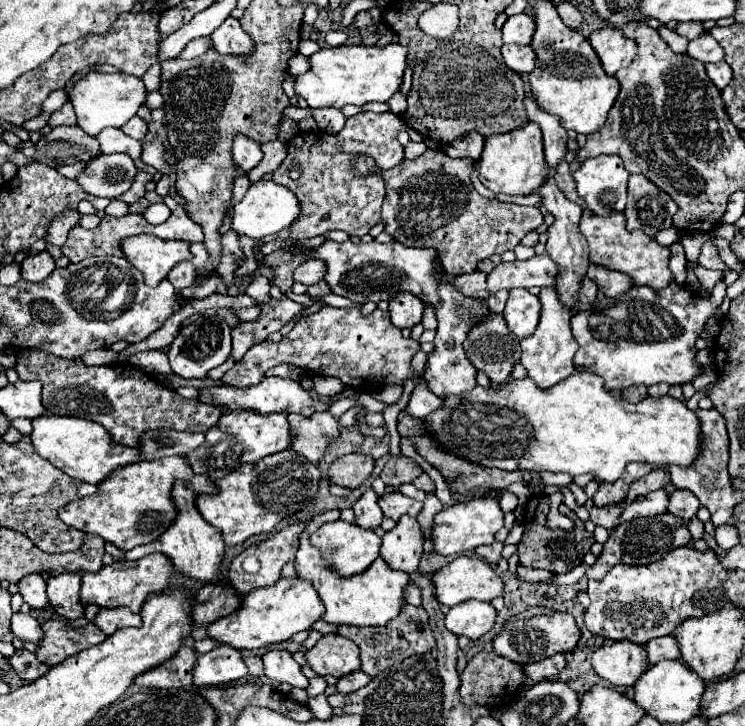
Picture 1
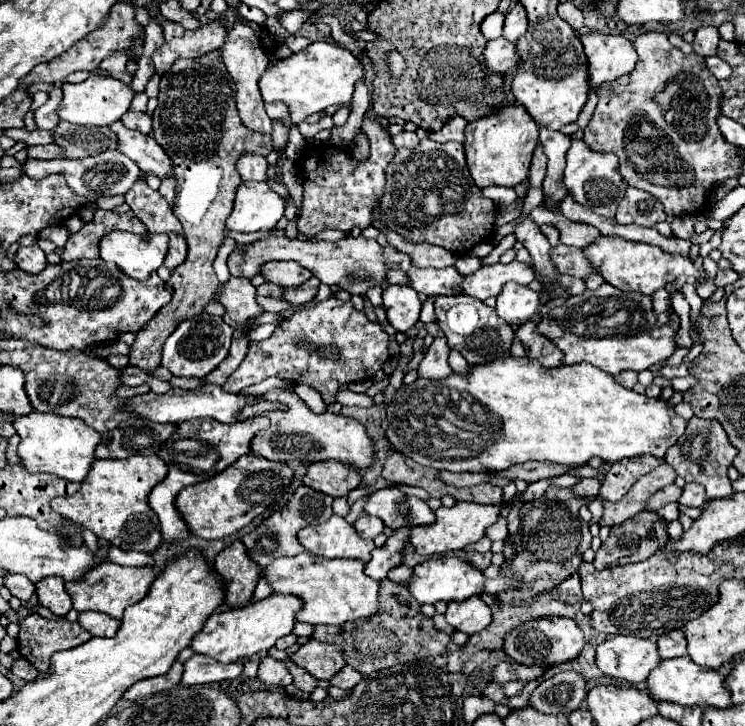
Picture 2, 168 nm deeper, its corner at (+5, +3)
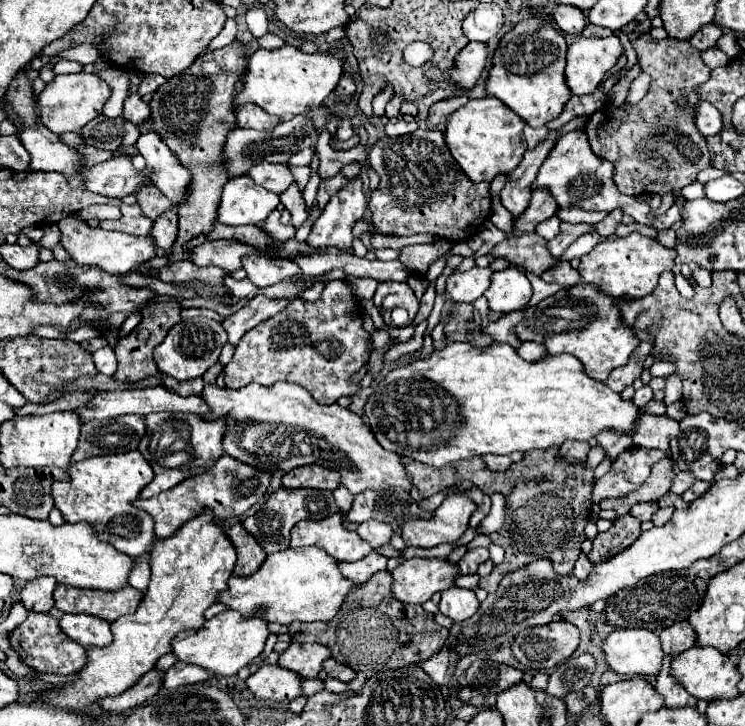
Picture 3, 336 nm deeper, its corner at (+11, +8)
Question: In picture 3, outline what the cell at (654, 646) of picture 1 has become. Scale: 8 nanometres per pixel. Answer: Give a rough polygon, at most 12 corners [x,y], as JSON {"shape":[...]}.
{"shape":[[687,621],[663,629],[665,653],[679,655],[697,645]]}

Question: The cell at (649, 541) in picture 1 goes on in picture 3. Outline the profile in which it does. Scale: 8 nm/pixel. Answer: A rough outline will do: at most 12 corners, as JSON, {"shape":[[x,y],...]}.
{"shape":[[623,515],[593,539],[591,563],[601,563],[639,539],[641,521]]}

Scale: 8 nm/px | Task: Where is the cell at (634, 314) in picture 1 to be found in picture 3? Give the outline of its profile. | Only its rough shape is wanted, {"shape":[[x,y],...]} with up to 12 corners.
{"shape":[[575,285],[529,307],[515,333],[607,381],[639,345],[617,301]]}

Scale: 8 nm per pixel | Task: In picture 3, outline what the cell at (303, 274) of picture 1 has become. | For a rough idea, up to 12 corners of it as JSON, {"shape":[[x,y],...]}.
{"shape":[[245,257],[243,269],[259,287],[301,275],[293,261]]}

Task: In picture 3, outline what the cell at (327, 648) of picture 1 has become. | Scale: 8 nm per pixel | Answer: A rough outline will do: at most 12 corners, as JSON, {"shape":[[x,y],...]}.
{"shape":[[291,643],[277,665],[315,679],[331,653],[317,643]]}

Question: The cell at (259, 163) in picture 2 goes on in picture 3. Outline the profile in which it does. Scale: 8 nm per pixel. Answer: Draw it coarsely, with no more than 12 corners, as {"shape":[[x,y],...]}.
{"shape":[[257,163],[249,171],[257,185],[285,193],[295,177],[287,165]]}

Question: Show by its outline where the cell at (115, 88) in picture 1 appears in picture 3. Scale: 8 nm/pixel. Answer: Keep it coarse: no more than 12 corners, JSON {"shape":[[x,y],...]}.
{"shape":[[95,73],[57,75],[39,93],[51,133],[79,133],[103,113]]}

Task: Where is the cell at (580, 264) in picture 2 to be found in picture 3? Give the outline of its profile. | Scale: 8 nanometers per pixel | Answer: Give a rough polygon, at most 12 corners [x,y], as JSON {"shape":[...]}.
{"shape":[[535,233],[507,237],[491,249],[495,259],[541,275],[557,263]]}

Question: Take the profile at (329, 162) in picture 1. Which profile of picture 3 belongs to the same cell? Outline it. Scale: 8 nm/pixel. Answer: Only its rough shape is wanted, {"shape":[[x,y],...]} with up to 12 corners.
{"shape":[[341,175],[321,181],[317,191],[319,205],[309,215],[313,223],[327,201],[345,185]]}

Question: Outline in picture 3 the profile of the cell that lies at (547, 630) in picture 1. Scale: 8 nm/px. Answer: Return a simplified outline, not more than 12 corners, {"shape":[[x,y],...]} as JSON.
{"shape":[[567,621],[525,629],[511,645],[525,669],[553,669],[579,645]]}

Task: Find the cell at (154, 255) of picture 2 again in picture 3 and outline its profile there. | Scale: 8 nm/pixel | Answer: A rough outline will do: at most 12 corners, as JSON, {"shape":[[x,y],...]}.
{"shape":[[61,219],[63,249],[111,275],[155,257],[153,237]]}

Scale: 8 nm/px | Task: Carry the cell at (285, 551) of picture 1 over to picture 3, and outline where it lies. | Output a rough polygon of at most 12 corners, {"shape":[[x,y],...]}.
{"shape":[[277,489],[245,529],[267,553],[303,519],[341,513],[331,491]]}

